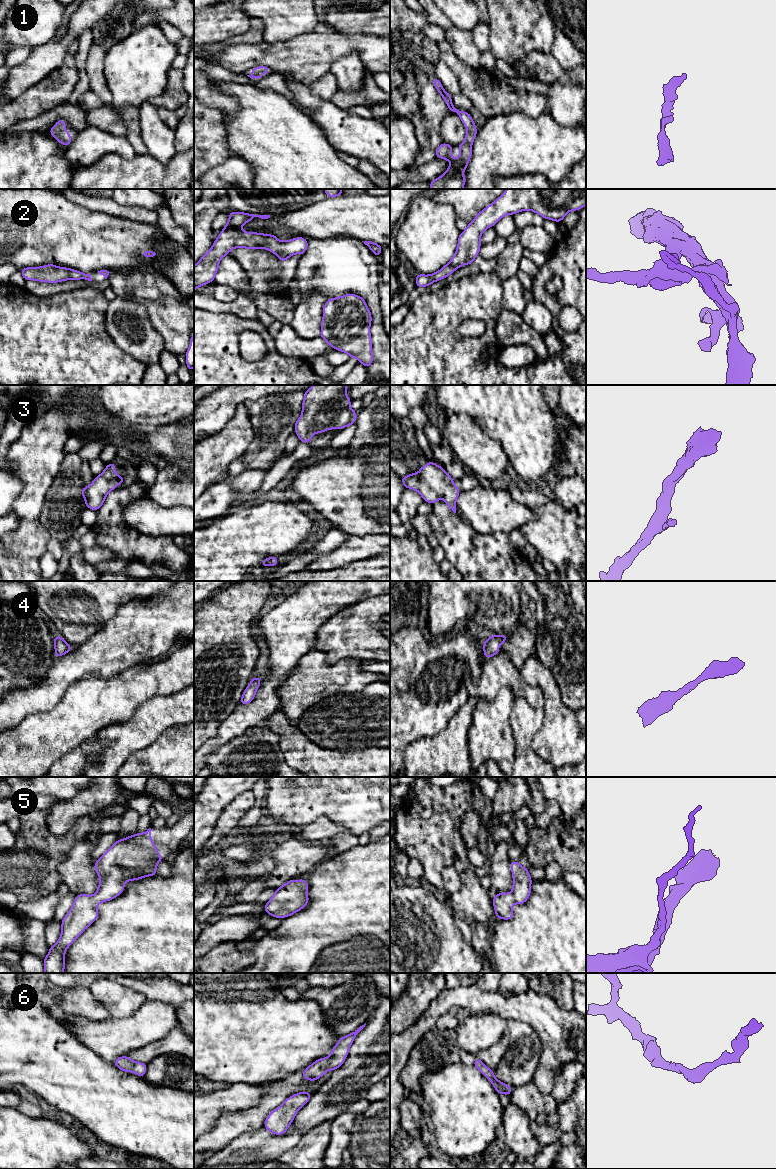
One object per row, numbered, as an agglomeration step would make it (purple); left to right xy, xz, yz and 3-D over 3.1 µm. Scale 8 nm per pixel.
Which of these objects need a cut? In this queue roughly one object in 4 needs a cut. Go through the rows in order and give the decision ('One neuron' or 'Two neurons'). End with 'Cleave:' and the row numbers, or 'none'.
1: One neuron
2: One neuron
3: One neuron
4: One neuron
5: One neuron
6: One neuron
Cleave: none

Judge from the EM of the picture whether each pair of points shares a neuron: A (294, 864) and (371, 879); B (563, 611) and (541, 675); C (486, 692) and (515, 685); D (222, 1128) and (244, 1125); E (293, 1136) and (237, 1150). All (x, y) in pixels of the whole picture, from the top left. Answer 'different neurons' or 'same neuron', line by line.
A: different neurons
B: different neurons
C: same neuron
D: same neuron
E: same neuron

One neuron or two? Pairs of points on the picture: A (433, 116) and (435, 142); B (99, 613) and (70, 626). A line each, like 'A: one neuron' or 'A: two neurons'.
A: one neuron
B: one neuron

